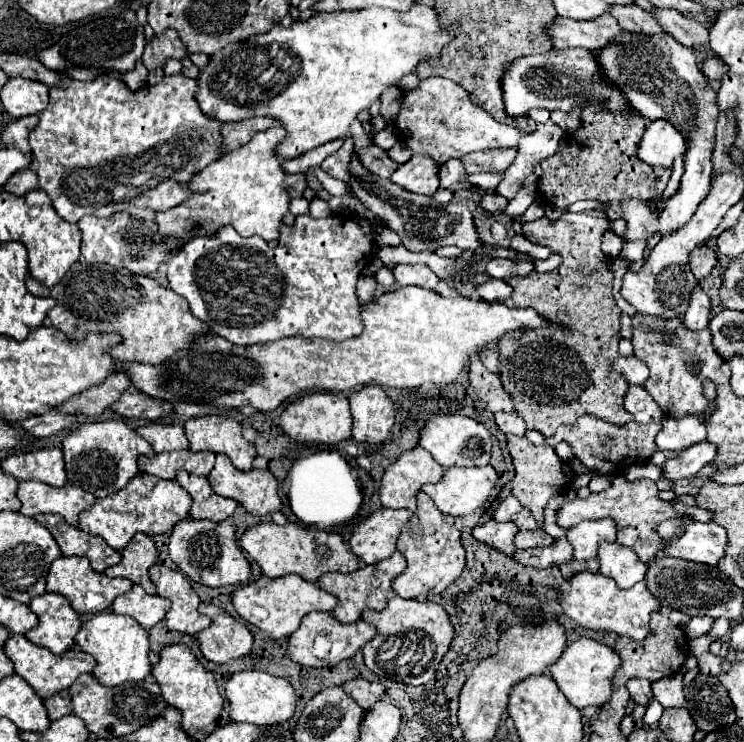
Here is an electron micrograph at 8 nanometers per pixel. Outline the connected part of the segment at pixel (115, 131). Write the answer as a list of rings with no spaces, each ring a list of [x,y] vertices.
[[[104,74],[104,76],[98,76],[90,82],[72,82],[70,78],[62,78],[58,80],[52,88],[50,88],[50,102],[48,102],[48,108],[44,112],[38,114],[38,124],[34,128],[34,132],[28,136],[28,142],[30,142],[30,148],[32,148],[32,156],[36,160],[36,174],[38,174],[38,182],[40,182],[40,188],[50,196],[52,200],[52,206],[54,210],[58,212],[58,216],[66,222],[78,222],[82,216],[112,216],[116,212],[122,212],[122,210],[128,210],[128,208],[136,208],[136,206],[146,206],[146,208],[152,208],[152,210],[168,210],[168,208],[174,208],[176,204],[184,202],[188,196],[190,196],[190,190],[184,186],[196,172],[200,172],[202,168],[206,168],[210,162],[214,162],[216,158],[220,158],[220,128],[222,124],[218,120],[212,120],[208,118],[200,108],[198,108],[198,102],[194,100],[194,92],[198,88],[198,82],[192,80],[192,78],[186,78],[182,74],[172,74],[172,76],[164,76],[162,82],[150,86],[150,84],[144,84],[142,88],[138,90],[130,90],[120,78],[114,78],[110,74]]]

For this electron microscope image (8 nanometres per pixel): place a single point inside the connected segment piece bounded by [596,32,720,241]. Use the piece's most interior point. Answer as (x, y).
(660, 78)

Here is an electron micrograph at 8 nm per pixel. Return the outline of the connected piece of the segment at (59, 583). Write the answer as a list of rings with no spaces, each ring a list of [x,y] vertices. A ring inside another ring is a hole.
[[[60,556],[52,562],[50,572],[48,572],[48,580],[46,580],[46,590],[48,592],[56,592],[62,594],[70,600],[72,608],[78,614],[86,614],[86,612],[102,612],[106,608],[110,608],[112,600],[118,594],[124,594],[132,588],[132,582],[126,578],[108,578],[104,574],[98,574],[90,568],[90,562],[86,558],[80,556]],[[88,594],[94,594],[94,598],[88,598]]]

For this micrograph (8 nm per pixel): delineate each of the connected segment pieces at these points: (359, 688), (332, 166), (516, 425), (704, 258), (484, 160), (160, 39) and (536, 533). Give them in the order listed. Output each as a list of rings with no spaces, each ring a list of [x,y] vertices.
[[[356,678],[356,680],[350,680],[346,684],[340,686],[348,696],[352,696],[356,700],[356,704],[360,704],[360,708],[368,710],[372,708],[372,704],[378,700],[372,692],[370,692],[370,682],[364,680],[364,678]]]
[[[348,136],[348,138],[344,140],[342,148],[340,148],[336,154],[328,156],[328,158],[320,164],[320,168],[322,168],[326,174],[330,174],[332,178],[344,180],[344,182],[348,184],[348,180],[350,180],[348,166],[350,166],[350,160],[352,160],[352,152],[354,152],[354,140],[352,140],[352,136]]]
[[[494,412],[494,422],[504,434],[508,432],[518,434],[518,436],[526,434],[526,426],[522,424],[522,420],[518,420],[518,414],[514,412]]]
[[[702,244],[700,248],[694,248],[690,254],[690,266],[692,266],[692,274],[702,280],[710,274],[710,270],[716,264],[716,252],[710,244]]]
[[[496,148],[496,150],[484,150],[484,152],[470,152],[468,156],[462,156],[460,162],[466,170],[466,174],[478,174],[478,172],[504,172],[516,156],[514,148]]]
[[[168,28],[162,34],[154,34],[152,40],[146,42],[146,50],[142,54],[142,64],[148,70],[154,70],[154,68],[162,68],[168,58],[182,60],[184,56],[188,56],[188,54],[186,54],[184,44],[178,38],[178,32]]]
[[[542,528],[538,530],[526,530],[526,532],[518,532],[514,536],[514,544],[516,548],[536,548],[536,546],[550,546],[554,542],[552,536],[548,536]]]

